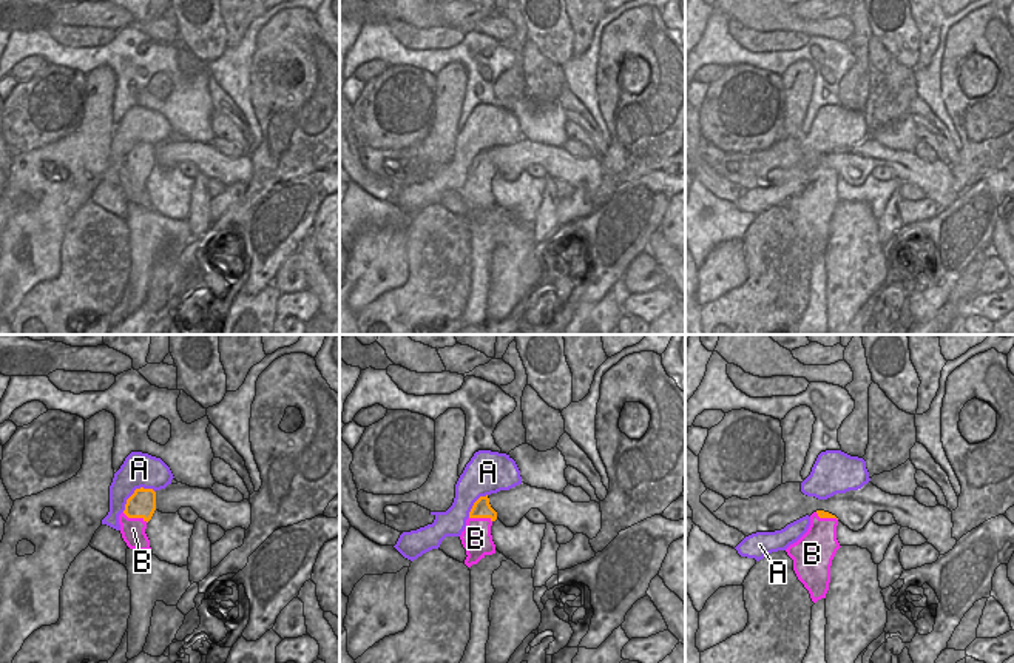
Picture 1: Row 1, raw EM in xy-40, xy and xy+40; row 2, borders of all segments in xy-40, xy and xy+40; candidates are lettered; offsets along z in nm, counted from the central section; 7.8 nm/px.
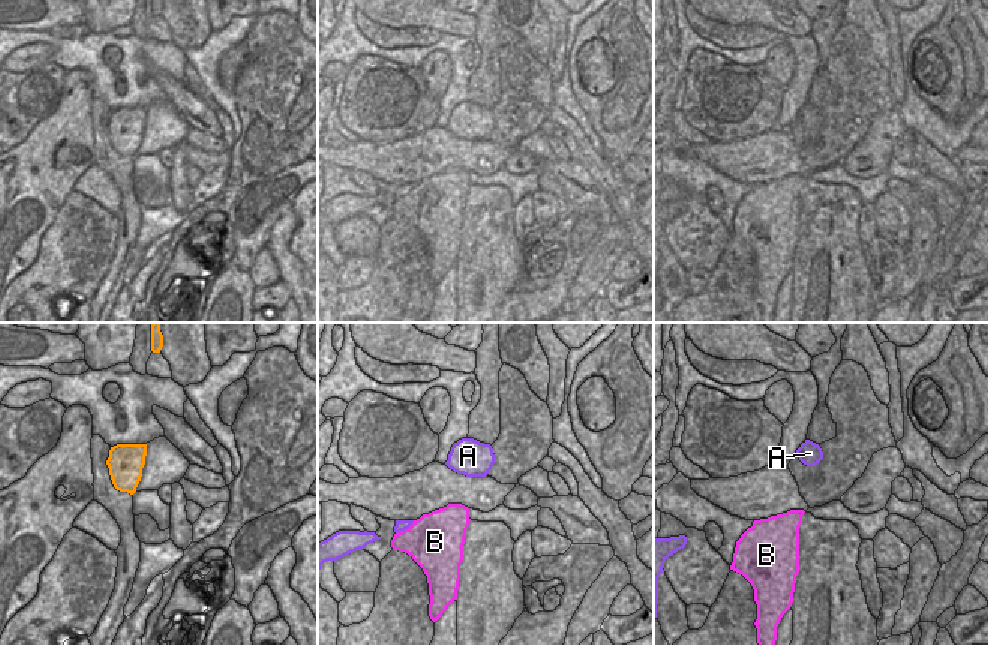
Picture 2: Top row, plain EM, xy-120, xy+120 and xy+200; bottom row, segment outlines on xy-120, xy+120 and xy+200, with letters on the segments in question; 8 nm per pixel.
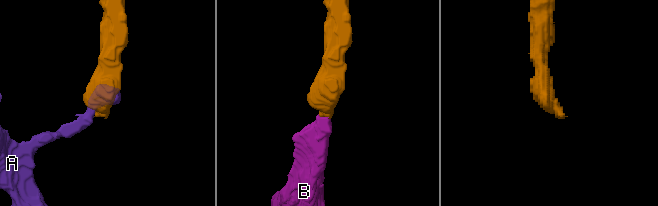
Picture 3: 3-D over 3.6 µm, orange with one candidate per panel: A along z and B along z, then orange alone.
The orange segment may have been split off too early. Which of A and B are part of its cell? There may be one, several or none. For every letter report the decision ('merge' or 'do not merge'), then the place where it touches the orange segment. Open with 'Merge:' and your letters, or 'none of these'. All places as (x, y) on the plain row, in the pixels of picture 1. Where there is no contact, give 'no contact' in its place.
Merge: B
A: do not merge; contact xy-40 (135, 145)
B: merge; contact xy-40 (135, 171)

